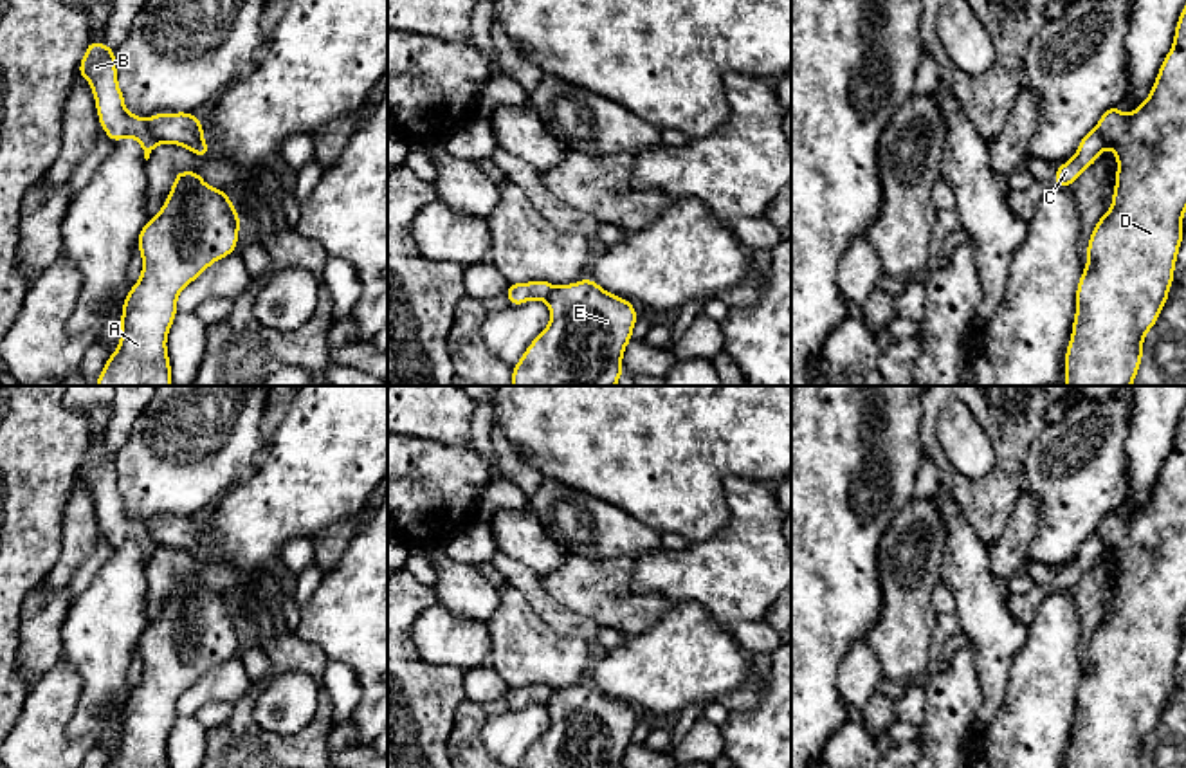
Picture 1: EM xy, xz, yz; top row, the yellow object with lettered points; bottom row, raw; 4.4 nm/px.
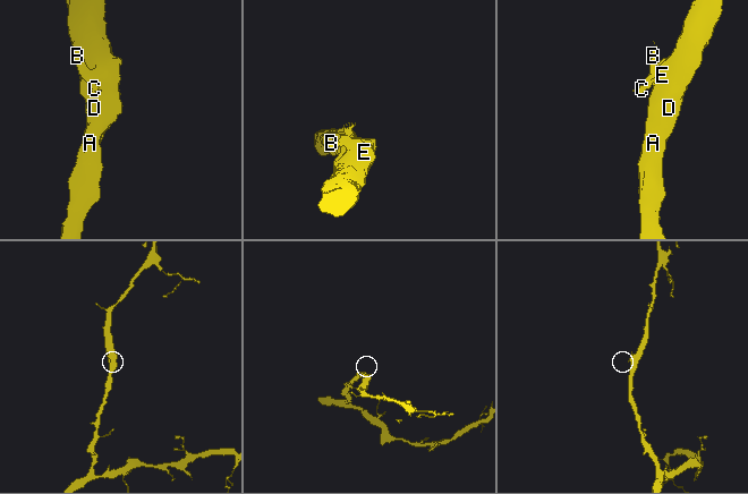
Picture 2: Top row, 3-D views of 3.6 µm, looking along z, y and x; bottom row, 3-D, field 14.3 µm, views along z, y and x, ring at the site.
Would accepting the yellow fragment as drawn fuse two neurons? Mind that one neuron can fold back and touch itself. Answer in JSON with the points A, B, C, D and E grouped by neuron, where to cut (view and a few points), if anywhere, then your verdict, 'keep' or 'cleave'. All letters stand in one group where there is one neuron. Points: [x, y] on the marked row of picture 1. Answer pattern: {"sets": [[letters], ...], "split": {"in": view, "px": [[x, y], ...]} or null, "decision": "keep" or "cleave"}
{"sets": [["A", "D", "E"], ["B", "C"]], "split": {"in": "xy", "px": [[145, 119], [150, 134], [159, 143]]}, "decision": "cleave"}

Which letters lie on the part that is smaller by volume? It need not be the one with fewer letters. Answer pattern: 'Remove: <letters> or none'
Remove: B, C

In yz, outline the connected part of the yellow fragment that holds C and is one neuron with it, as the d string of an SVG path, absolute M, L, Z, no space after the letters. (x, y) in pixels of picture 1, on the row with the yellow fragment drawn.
M1096 126L1078 142L1076 155L1054 171L1053 180L1056 187L1071 187L1074 180L1098 160L1105 148L1105 139Z

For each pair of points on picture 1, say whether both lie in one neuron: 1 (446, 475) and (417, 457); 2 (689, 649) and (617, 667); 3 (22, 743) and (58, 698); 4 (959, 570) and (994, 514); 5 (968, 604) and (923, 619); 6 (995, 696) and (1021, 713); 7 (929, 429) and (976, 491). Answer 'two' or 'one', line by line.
1: one
2: one
3: one
4: two
5: two
6: two
7: one

